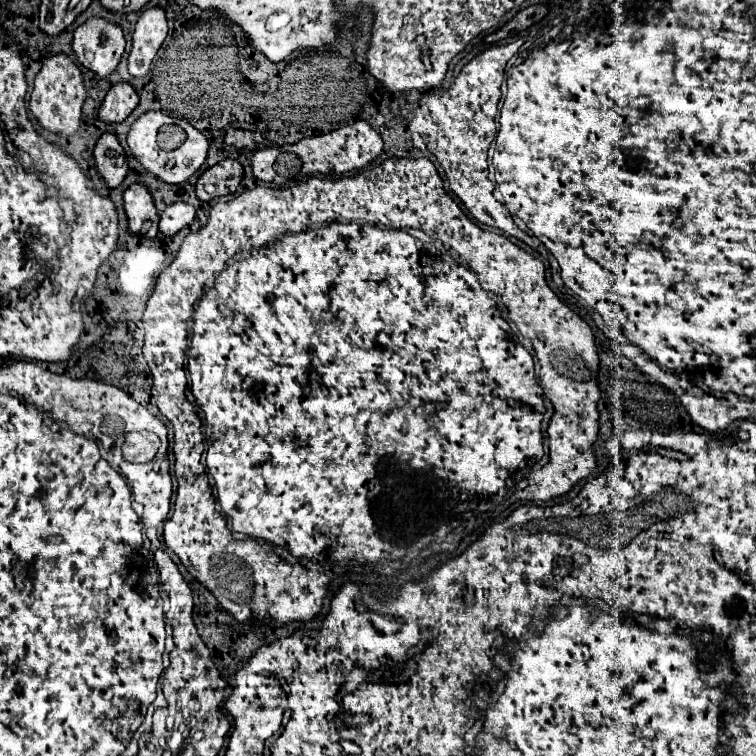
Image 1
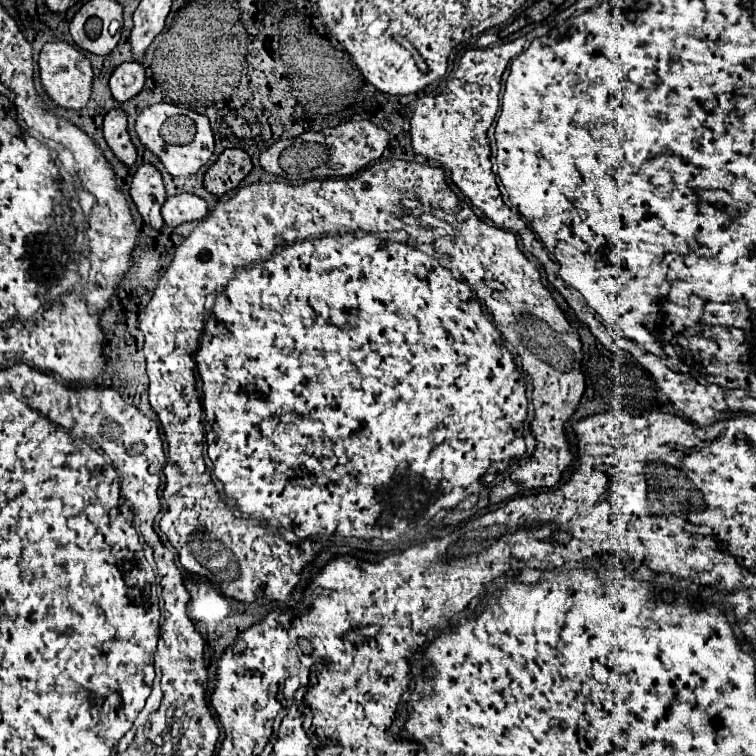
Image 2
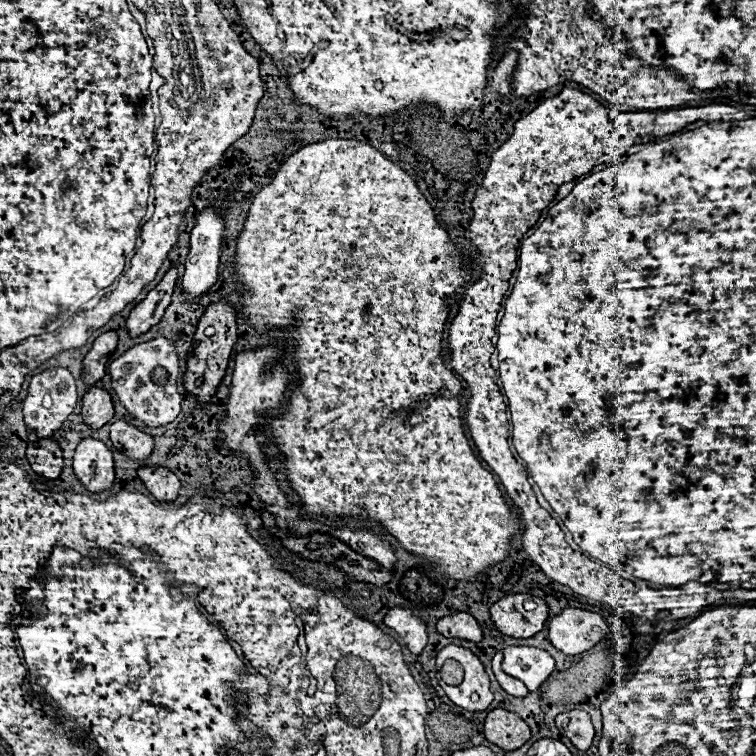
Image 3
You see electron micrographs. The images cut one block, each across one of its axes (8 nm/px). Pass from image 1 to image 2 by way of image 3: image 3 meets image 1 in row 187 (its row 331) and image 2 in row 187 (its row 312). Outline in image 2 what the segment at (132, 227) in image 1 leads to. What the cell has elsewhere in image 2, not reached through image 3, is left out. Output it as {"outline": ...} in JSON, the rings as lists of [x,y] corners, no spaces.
{"outline":[[[142,164],[136,170],[134,180],[130,184],[130,196],[136,204],[142,220],[150,228],[158,230],[164,226],[164,220],[160,216],[160,208],[166,200],[166,192],[164,192],[162,176],[152,164]]]}

